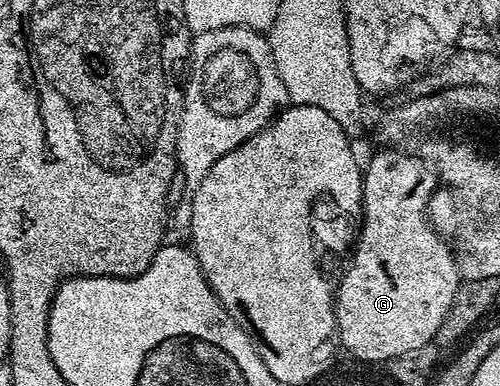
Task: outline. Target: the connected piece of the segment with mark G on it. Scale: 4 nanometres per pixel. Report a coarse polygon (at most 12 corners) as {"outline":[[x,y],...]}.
{"outline":[[402,150],[363,172],[335,294],[358,356],[419,348],[458,294],[428,220],[435,170]]}

